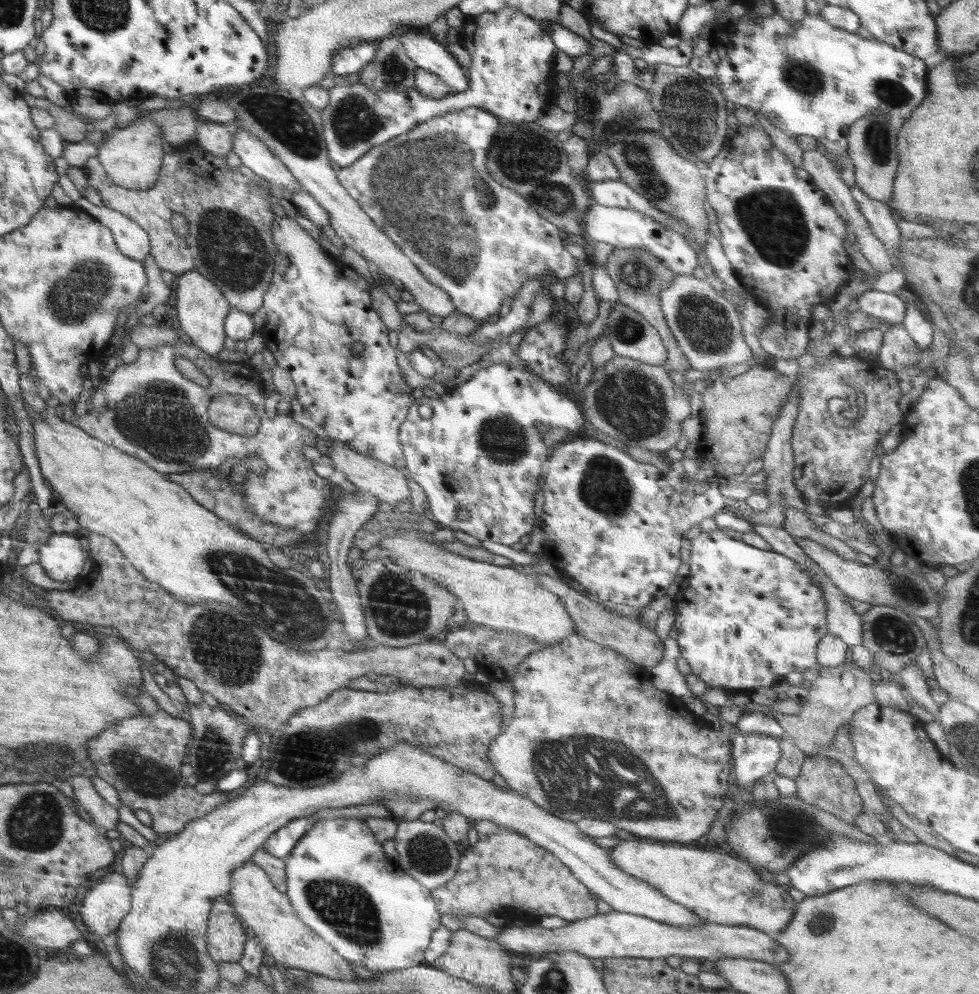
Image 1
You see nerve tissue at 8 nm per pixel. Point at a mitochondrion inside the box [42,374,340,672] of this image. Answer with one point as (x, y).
(279, 601)

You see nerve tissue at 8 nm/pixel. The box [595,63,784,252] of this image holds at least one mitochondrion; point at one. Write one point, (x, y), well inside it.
(688, 106)

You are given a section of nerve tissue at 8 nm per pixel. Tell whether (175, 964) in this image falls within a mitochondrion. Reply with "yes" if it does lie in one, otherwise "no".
yes

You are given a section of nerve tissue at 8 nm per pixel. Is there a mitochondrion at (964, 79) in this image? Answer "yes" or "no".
yes

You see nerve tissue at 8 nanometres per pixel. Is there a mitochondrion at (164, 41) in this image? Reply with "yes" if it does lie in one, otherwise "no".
no

